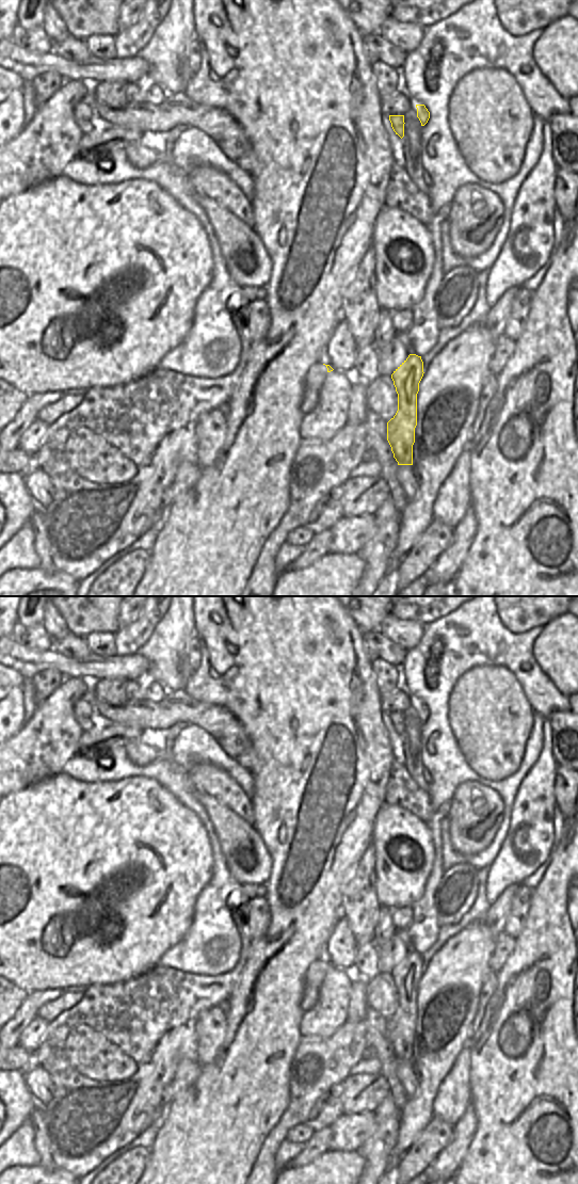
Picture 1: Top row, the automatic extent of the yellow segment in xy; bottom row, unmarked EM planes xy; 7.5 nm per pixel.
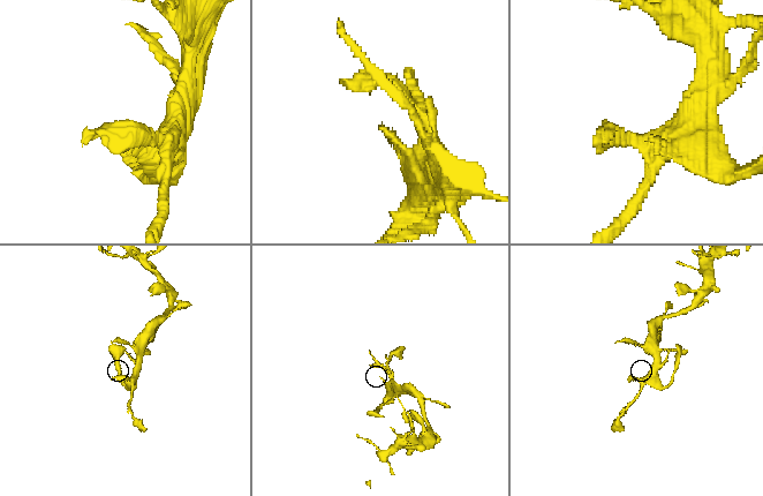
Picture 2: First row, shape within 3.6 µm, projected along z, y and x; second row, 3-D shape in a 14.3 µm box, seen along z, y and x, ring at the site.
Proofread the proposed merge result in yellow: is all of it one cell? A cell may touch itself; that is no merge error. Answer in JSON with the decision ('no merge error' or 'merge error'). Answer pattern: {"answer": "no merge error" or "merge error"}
{"answer": "no merge error"}

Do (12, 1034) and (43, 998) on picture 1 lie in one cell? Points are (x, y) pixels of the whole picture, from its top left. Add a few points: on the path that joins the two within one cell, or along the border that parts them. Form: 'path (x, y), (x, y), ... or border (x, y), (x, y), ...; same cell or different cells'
path (15, 1025), (34, 1006); same cell

